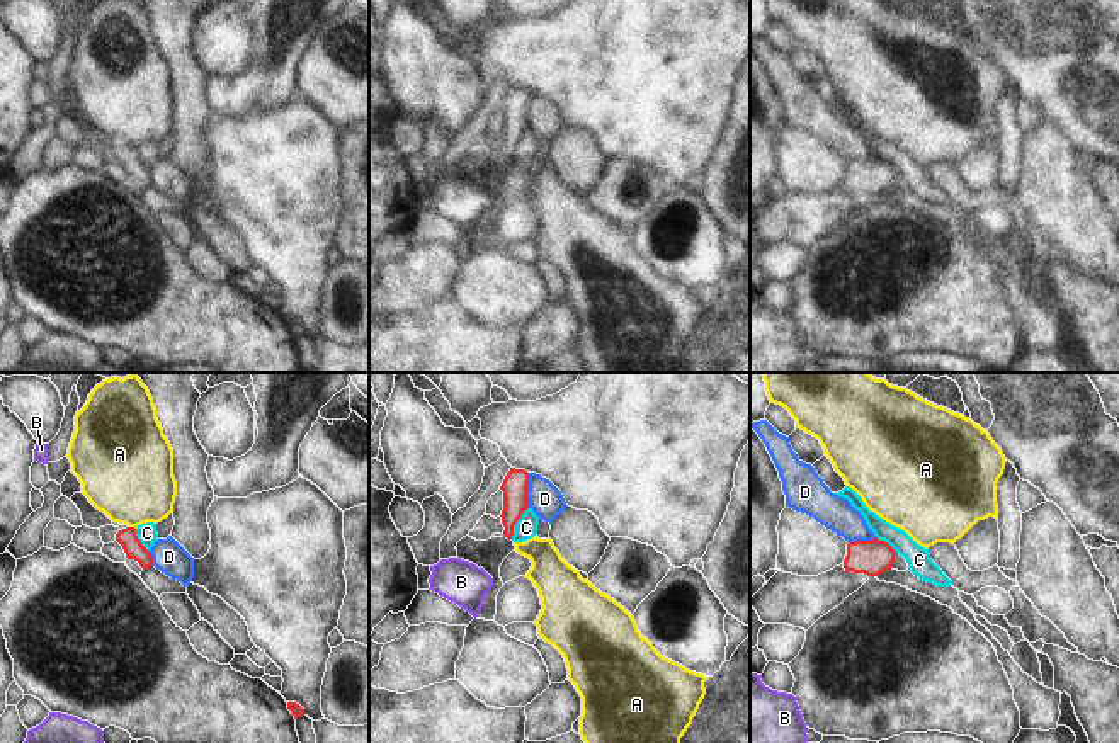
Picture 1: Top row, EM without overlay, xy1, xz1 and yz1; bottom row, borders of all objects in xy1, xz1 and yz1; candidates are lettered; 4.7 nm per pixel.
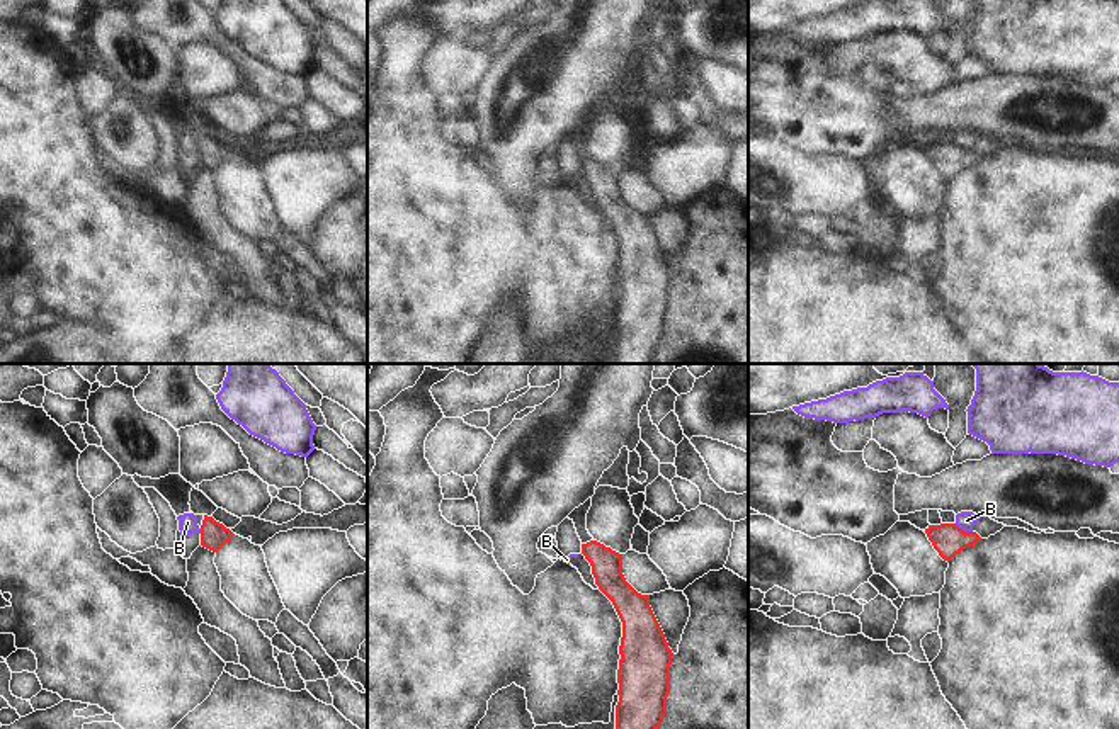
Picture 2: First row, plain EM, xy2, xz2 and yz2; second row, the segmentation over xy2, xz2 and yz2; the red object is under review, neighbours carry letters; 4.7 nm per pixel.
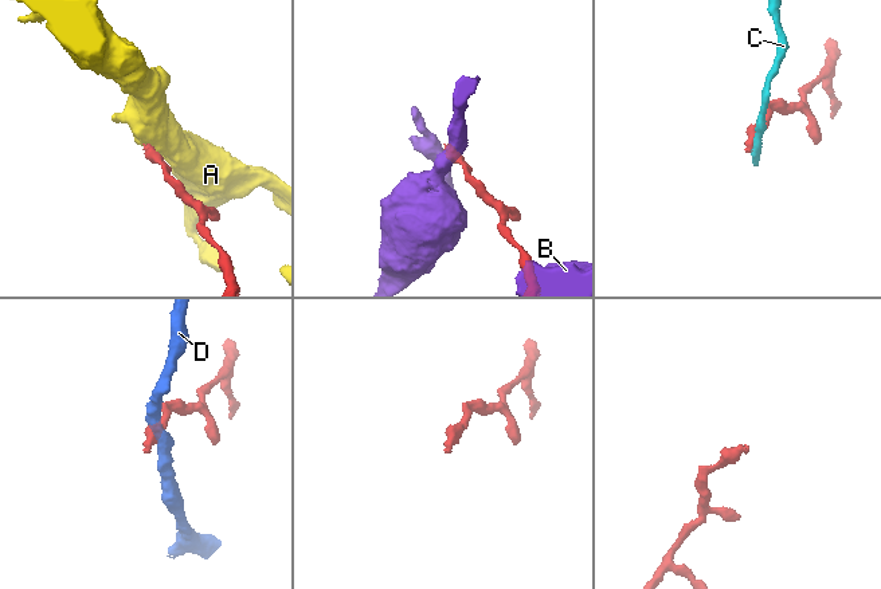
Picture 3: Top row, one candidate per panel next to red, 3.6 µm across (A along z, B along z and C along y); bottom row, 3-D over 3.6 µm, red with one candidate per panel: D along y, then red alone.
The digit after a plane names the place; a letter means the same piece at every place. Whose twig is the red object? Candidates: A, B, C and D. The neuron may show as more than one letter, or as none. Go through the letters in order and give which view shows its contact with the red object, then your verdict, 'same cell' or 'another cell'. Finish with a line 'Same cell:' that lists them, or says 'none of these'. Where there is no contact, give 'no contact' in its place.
A: contact in xy1; another cell
B: contact in yz2; another cell
C: contact in xz1; another cell
D: contact in xz1; another cell
Same cell: none of these

